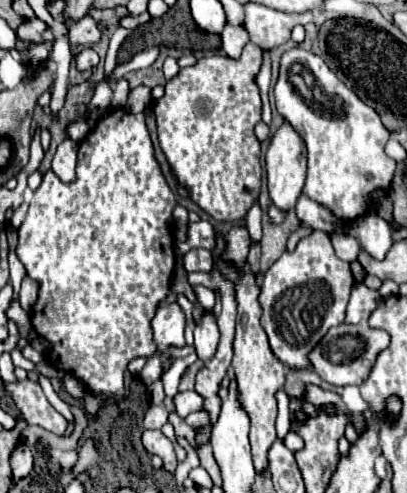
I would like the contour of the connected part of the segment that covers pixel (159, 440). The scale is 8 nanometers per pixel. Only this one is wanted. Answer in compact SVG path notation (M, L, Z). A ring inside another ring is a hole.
M147 429L143 431L143 447L149 451L149 453L155 453L163 459L163 465L169 473L175 471L177 467L177 457L175 457L175 449L173 449L173 443L159 431L159 429Z

